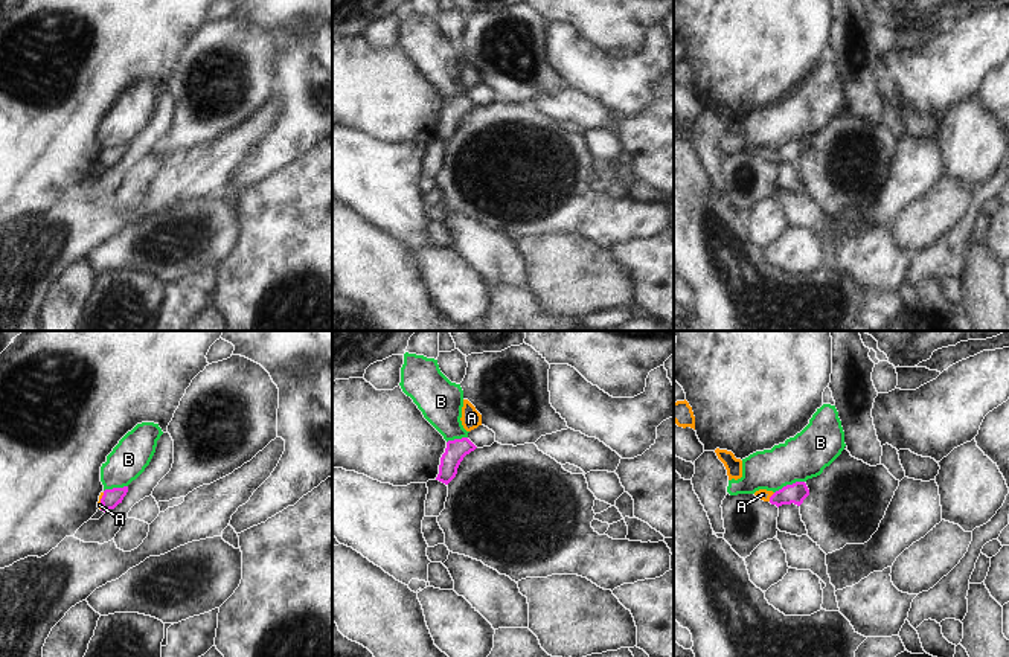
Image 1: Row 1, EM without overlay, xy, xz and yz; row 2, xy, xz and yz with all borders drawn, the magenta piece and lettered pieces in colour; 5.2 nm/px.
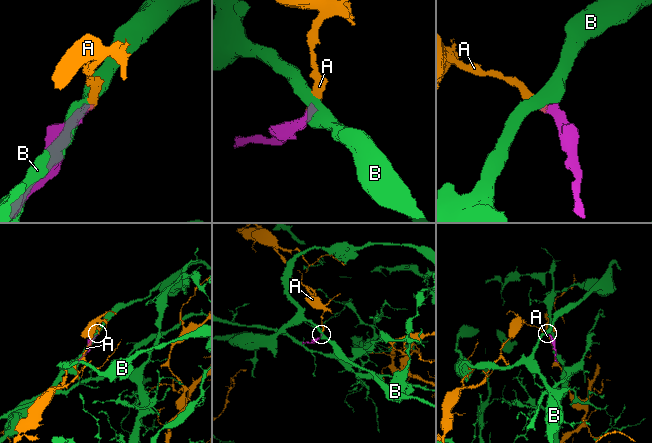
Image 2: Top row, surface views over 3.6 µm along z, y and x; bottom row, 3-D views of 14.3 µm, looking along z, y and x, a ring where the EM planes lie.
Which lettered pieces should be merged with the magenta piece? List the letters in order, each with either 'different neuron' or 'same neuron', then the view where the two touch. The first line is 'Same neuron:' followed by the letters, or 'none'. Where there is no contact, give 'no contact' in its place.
Same neuron: A
A: same neuron | yz
B: different neuron | yz

